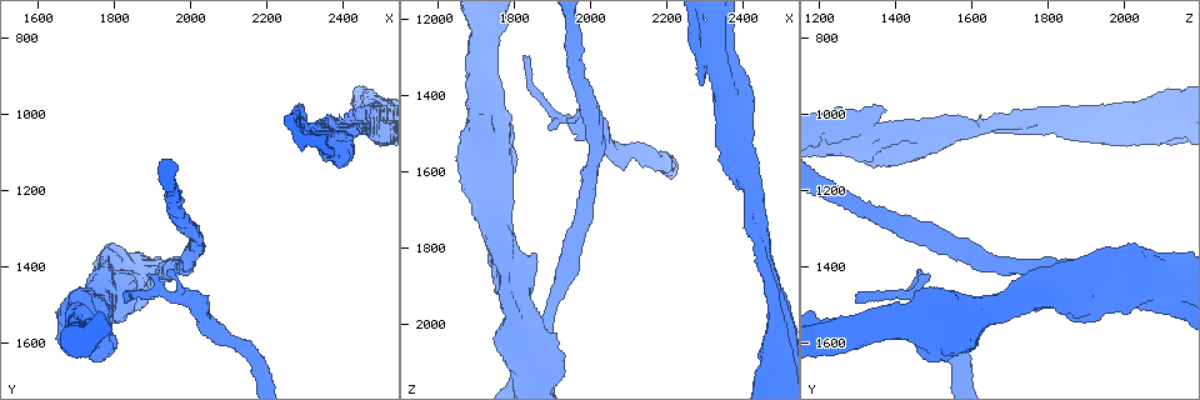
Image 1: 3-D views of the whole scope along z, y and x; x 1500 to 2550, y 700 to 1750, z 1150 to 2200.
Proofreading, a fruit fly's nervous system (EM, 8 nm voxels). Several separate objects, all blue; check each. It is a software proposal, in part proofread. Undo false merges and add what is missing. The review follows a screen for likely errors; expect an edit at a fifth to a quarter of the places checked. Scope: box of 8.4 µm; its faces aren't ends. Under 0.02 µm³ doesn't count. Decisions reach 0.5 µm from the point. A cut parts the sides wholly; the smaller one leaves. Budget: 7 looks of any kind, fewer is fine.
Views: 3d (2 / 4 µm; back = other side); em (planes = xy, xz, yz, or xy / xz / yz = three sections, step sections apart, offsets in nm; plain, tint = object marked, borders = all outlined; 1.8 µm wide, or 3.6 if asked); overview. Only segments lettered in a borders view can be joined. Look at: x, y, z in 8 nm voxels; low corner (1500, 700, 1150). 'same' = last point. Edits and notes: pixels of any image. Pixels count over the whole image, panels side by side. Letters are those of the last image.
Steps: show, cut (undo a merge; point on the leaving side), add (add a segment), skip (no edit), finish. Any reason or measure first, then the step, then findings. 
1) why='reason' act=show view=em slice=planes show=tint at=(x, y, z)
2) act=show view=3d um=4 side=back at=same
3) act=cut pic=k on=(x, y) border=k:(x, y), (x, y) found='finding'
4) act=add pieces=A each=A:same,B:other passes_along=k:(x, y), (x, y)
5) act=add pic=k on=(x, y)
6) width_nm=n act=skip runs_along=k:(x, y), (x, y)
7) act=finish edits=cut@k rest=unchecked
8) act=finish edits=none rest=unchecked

why='free end' act=show view=em um=3.6 slice=xy step=8 show=tint at=(1780, 1615, 1460)

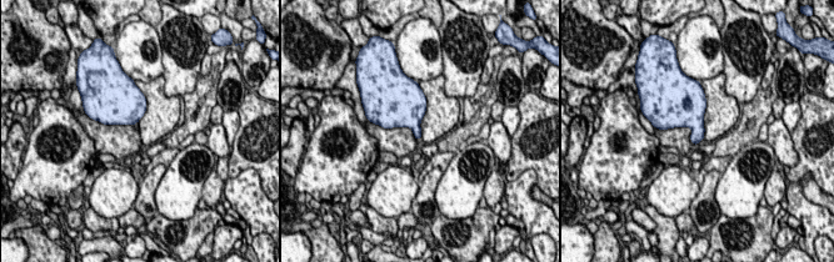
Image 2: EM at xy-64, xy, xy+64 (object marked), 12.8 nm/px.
act=show view=em um=3.6 slice=planes show=borders at=same

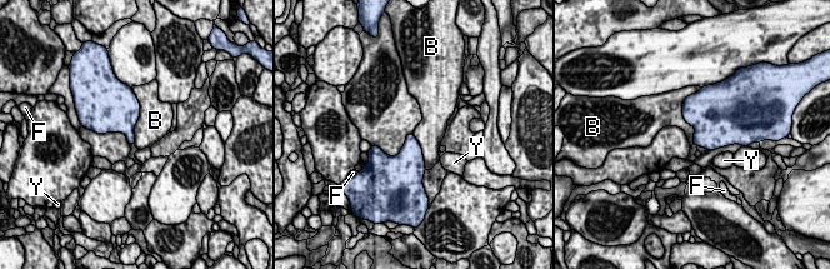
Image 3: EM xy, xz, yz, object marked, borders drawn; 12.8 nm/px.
act=skip each=B:other,F:other,Y:other border=3:(690, 94), (683, 118), (694, 144) found='none of them fits'

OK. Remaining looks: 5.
act=show view=3d um=4 at=(1835, 1490, 1295)

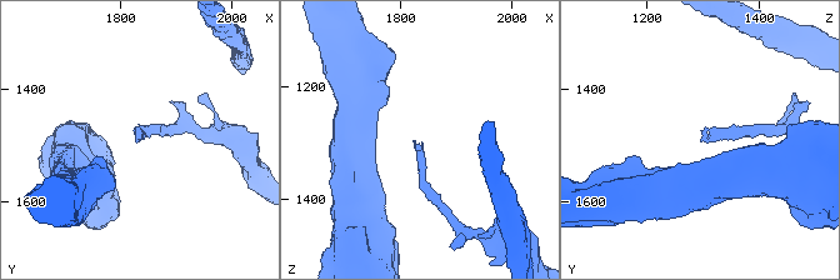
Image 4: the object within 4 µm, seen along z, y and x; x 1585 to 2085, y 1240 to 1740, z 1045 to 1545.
act=show view=em slice=planes show=borders at=(1825, 1485, 1295)

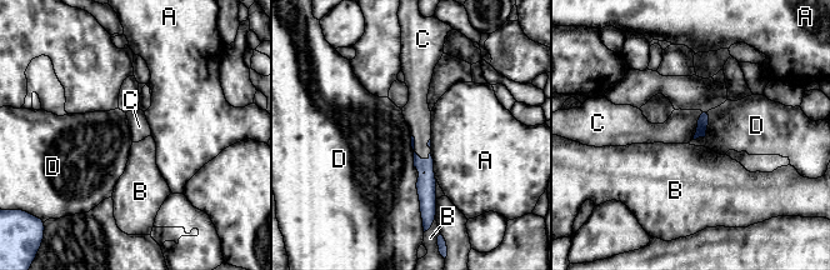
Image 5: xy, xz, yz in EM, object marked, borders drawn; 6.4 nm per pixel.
act=add pieces=C each=A:other,B:other,C:same,D:other found='it goes on there'

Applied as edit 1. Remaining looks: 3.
why='thick turns thin' act=show view=3d um=4 side=back at=(1875, 1450, 2025)

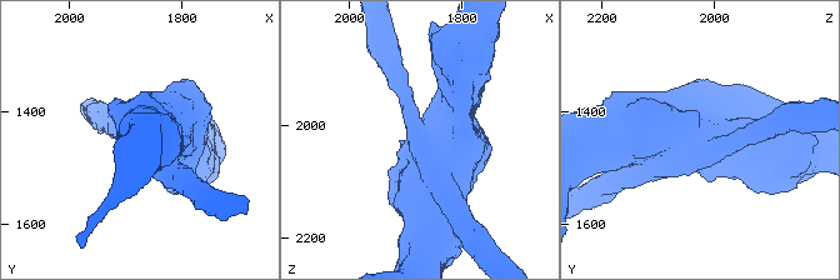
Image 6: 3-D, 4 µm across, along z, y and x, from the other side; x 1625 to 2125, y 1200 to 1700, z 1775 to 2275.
why='now the EM' act=show view=em um=3.6 slice=planes show=borders at=(1875, 1455, 2025)

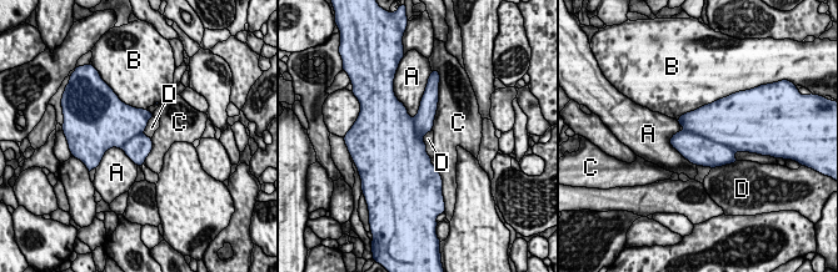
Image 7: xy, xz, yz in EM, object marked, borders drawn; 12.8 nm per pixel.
longest_contact=B:650nm act=cut pic=7 on=(698, 150) each=A:other,B:other,C:other,D:other border=7:(684, 130), (726, 144), (734, 151) found='a second neuron is stuck on'

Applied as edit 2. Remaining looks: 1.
act=finish edits=add@5,cut@7 rest=unchecked

